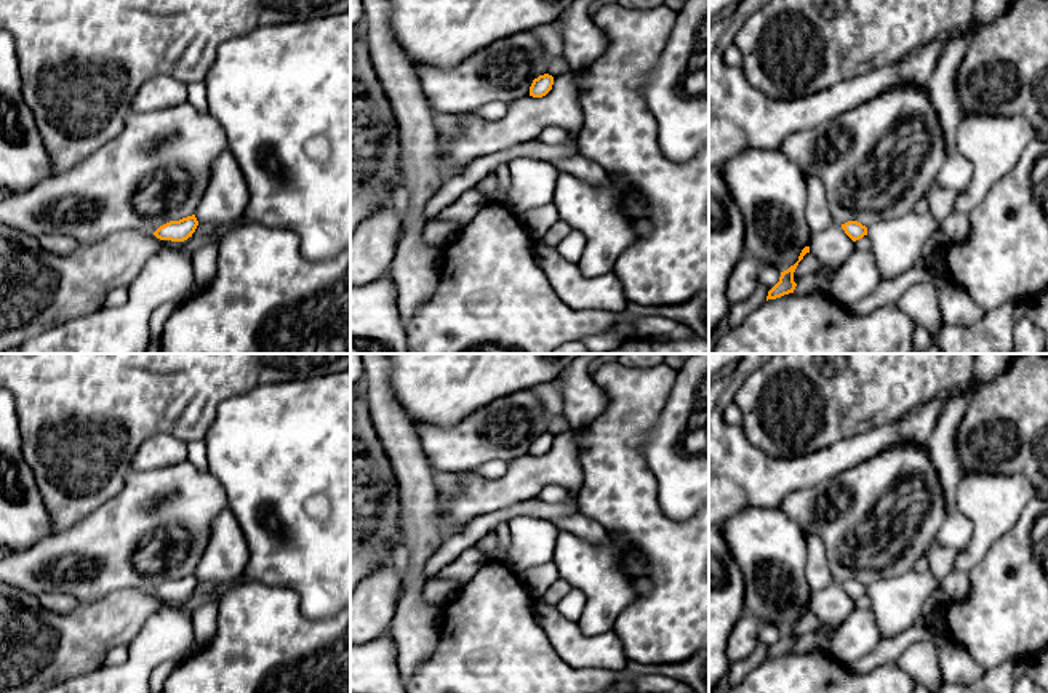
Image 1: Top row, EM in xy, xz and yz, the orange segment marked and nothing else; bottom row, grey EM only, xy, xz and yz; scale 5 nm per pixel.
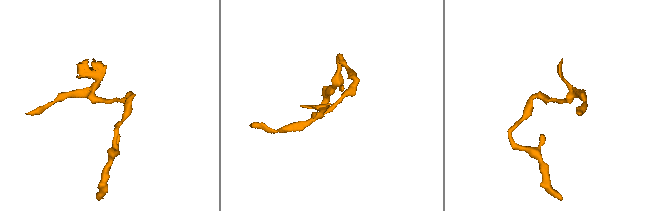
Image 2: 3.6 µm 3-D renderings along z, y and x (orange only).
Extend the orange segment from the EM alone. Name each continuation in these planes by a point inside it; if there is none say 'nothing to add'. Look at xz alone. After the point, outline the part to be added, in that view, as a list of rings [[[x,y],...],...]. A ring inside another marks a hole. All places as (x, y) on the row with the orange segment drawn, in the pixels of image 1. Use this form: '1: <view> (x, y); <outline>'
nothing to add

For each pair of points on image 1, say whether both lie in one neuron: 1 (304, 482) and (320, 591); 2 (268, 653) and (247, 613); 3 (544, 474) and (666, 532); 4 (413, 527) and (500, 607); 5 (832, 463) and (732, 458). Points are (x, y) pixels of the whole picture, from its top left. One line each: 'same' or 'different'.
1: same
2: same
3: different
4: different
5: same

